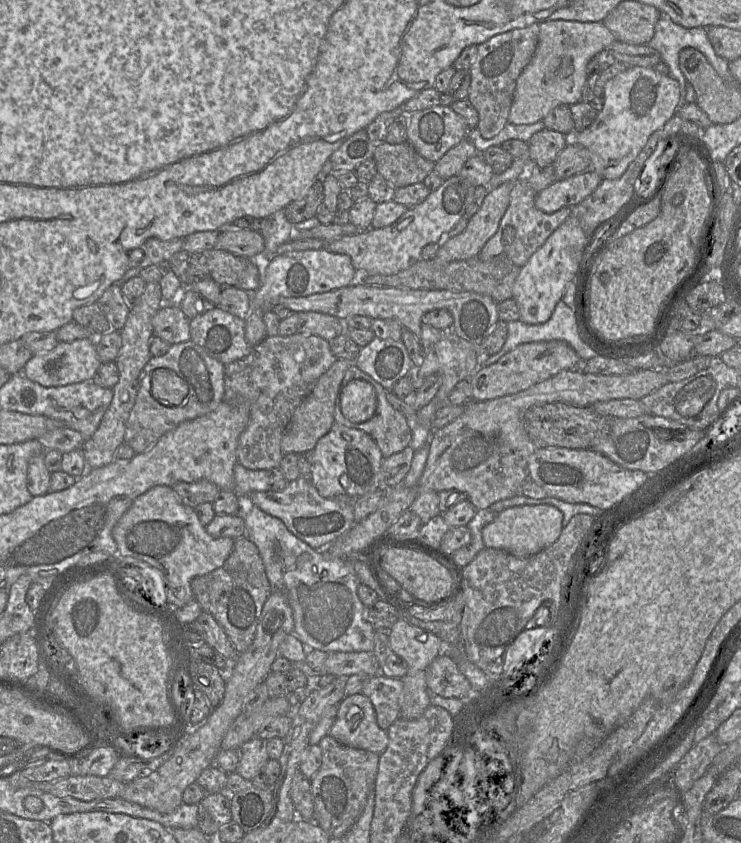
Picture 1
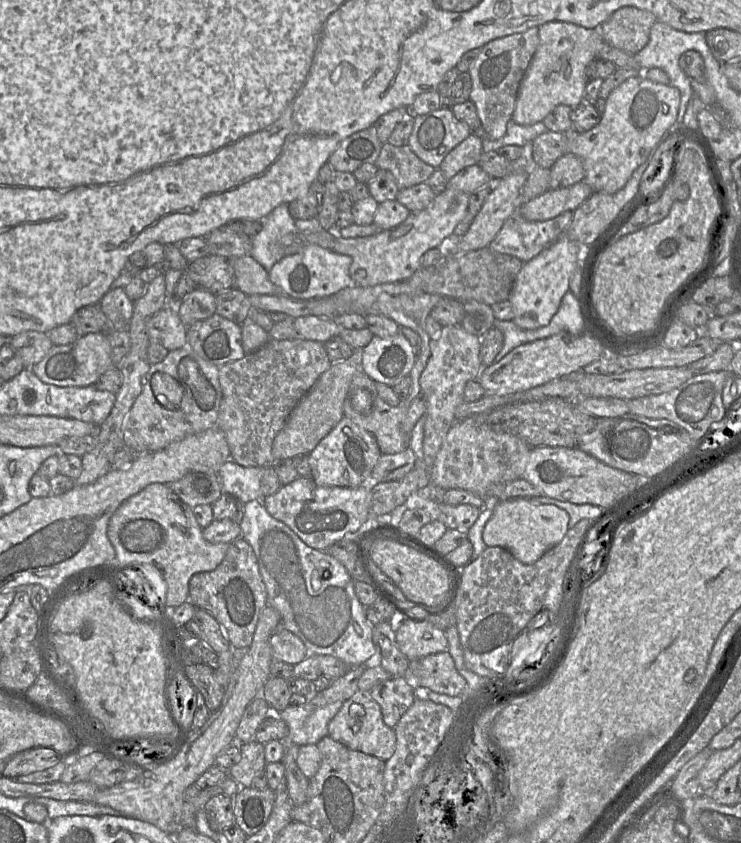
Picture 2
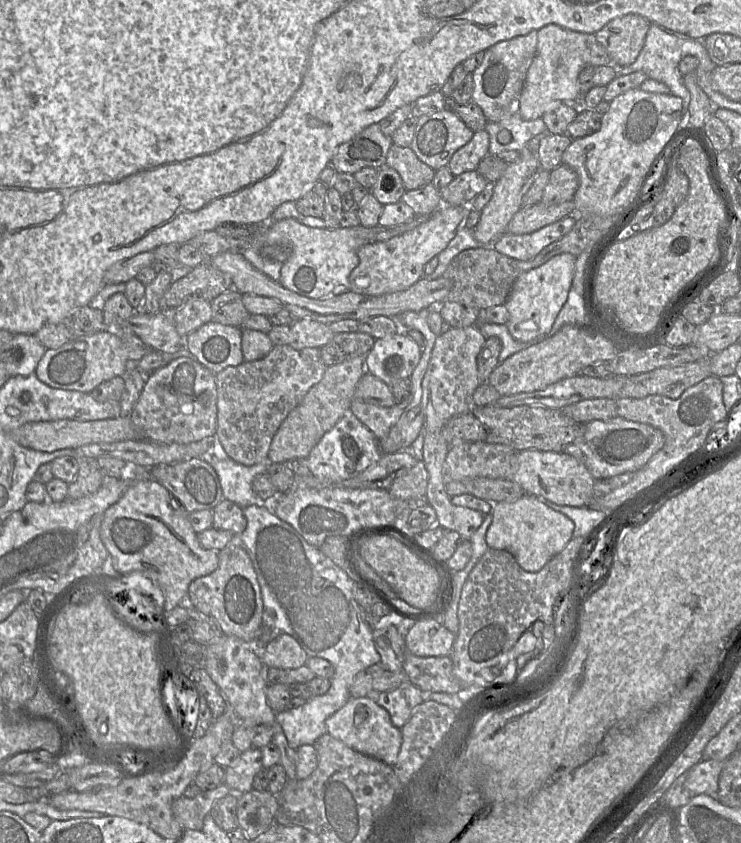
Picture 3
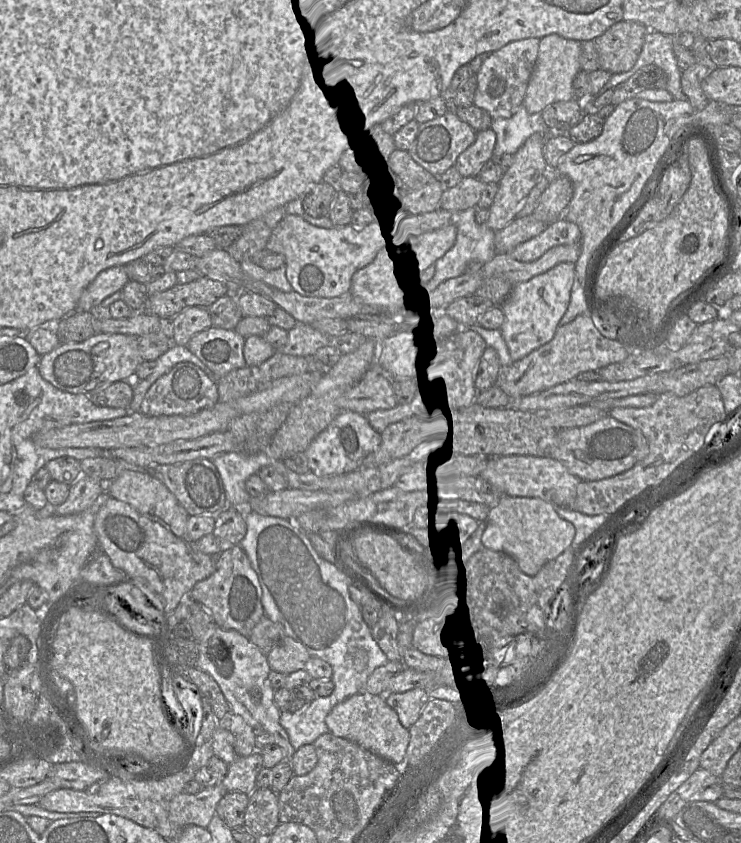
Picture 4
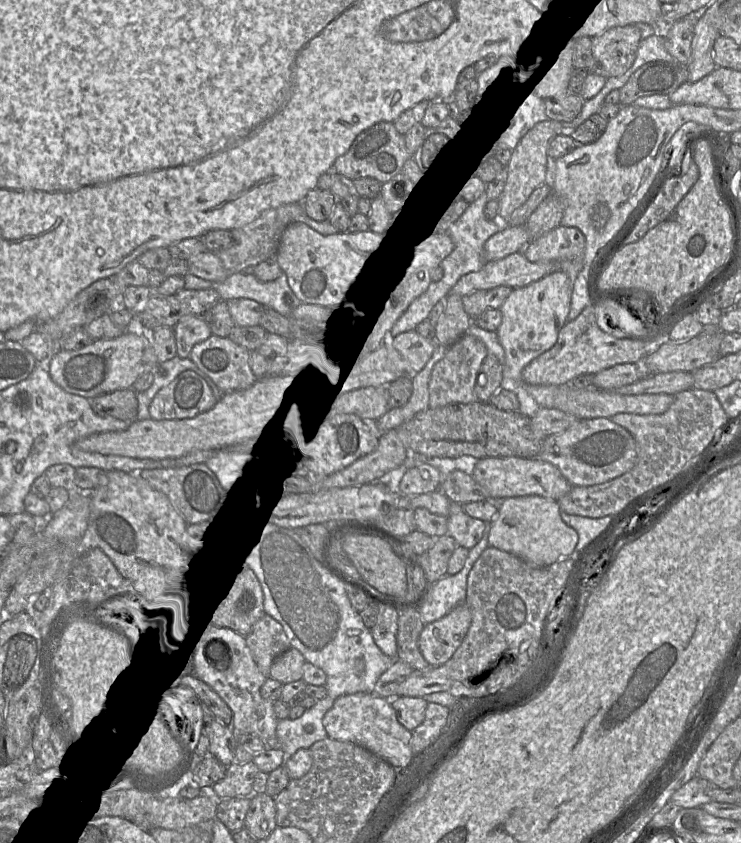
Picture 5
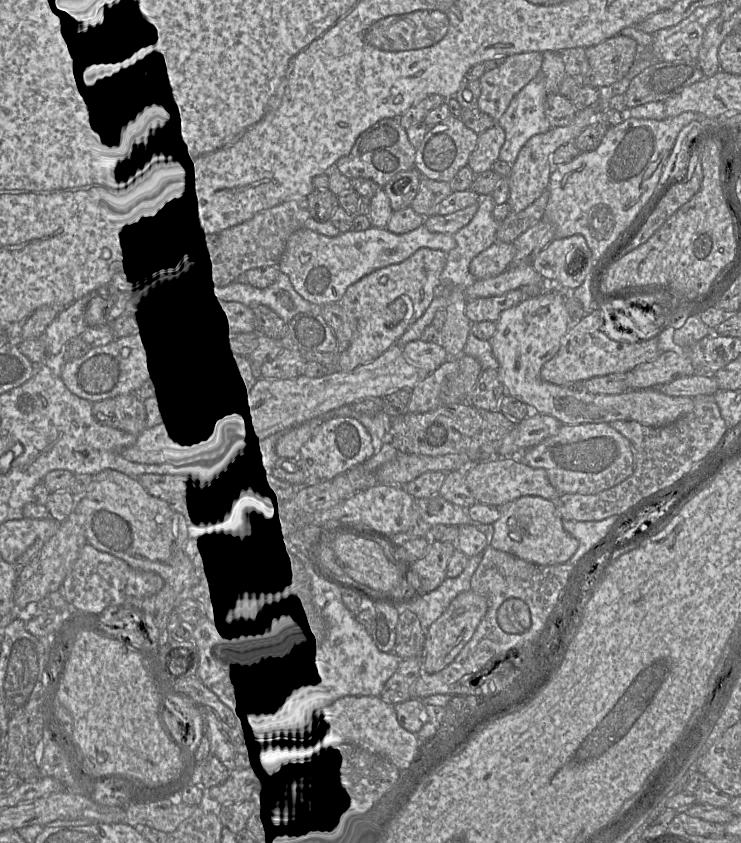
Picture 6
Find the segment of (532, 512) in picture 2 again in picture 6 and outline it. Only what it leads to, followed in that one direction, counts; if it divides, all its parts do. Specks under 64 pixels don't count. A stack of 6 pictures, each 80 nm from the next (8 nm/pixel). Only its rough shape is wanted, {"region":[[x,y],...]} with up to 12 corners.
{"region":[[523,496],[479,525],[488,546],[537,565],[565,563],[579,541],[554,500]]}

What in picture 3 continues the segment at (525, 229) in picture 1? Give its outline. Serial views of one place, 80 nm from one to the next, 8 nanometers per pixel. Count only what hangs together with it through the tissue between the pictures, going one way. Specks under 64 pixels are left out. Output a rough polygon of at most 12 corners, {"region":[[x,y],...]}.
{"region":[[576,213],[529,234],[505,232],[493,248],[527,261],[569,233]]}

